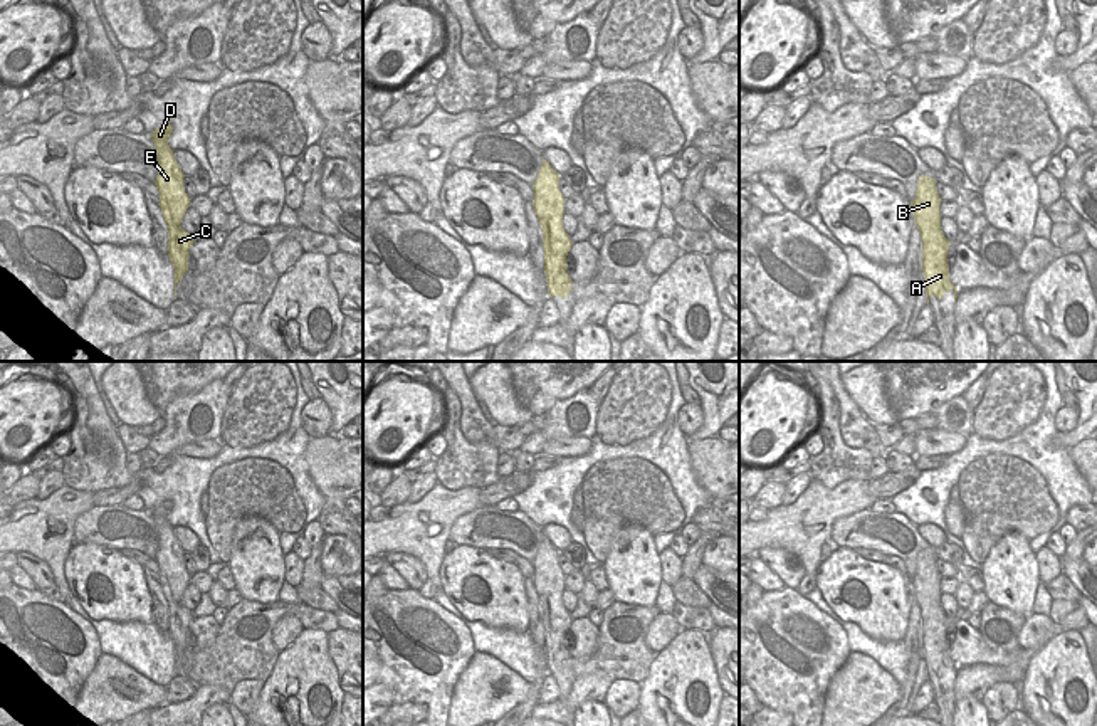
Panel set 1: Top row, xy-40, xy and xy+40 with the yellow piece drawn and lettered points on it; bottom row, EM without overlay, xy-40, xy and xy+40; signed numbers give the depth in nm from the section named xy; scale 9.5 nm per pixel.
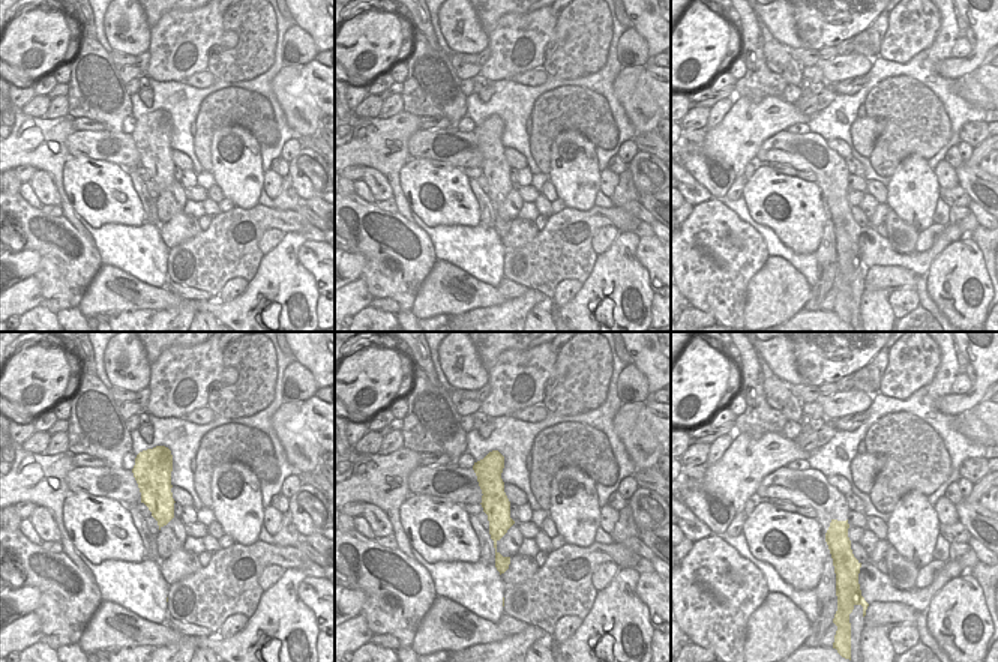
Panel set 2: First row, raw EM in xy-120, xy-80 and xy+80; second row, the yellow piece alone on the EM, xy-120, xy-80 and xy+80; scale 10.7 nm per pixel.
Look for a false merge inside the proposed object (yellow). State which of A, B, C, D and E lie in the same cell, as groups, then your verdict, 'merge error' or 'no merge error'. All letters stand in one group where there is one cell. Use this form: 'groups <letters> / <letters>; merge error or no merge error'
groups A C / B D E; merge error

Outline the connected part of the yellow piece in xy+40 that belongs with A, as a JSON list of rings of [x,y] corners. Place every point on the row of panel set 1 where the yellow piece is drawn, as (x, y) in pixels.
[[[941,213],[926,215],[919,224],[916,224],[922,242],[922,271],[927,302],[929,297],[936,296],[942,299],[944,292],[954,291],[954,302],[958,297],[958,289],[949,281],[947,267],[947,249],[951,242],[944,237],[941,230]]]

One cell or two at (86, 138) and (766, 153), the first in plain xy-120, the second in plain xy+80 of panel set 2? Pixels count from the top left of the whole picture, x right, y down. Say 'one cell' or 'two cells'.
one cell

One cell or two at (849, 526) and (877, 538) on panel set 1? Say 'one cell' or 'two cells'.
one cell

